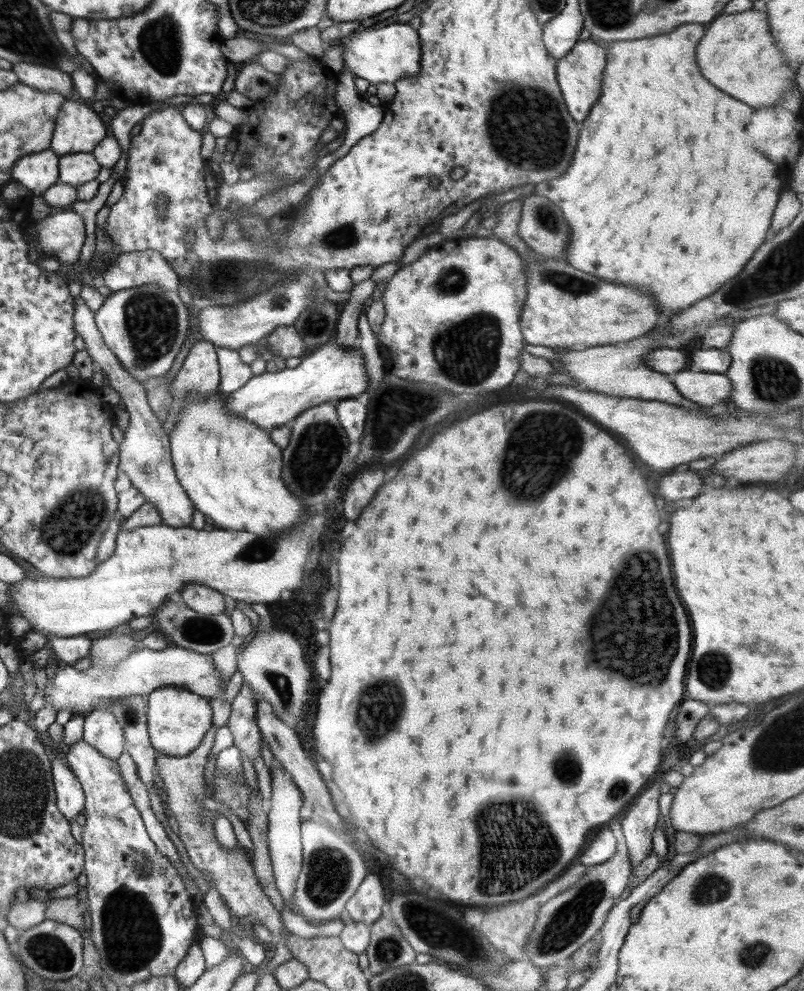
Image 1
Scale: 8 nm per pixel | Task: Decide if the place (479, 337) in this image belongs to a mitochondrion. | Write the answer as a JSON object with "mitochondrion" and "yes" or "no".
{"mitochondrion":"yes"}

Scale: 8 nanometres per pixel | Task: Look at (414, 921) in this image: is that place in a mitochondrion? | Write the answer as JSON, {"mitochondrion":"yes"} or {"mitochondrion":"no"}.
{"mitochondrion":"yes"}

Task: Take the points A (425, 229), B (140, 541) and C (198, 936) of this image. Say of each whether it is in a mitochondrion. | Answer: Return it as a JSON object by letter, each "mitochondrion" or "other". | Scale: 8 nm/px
{"A":"other","B":"other","C":"other"}

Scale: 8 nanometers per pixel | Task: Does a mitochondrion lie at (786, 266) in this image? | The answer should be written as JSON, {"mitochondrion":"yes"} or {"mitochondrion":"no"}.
{"mitochondrion":"yes"}

